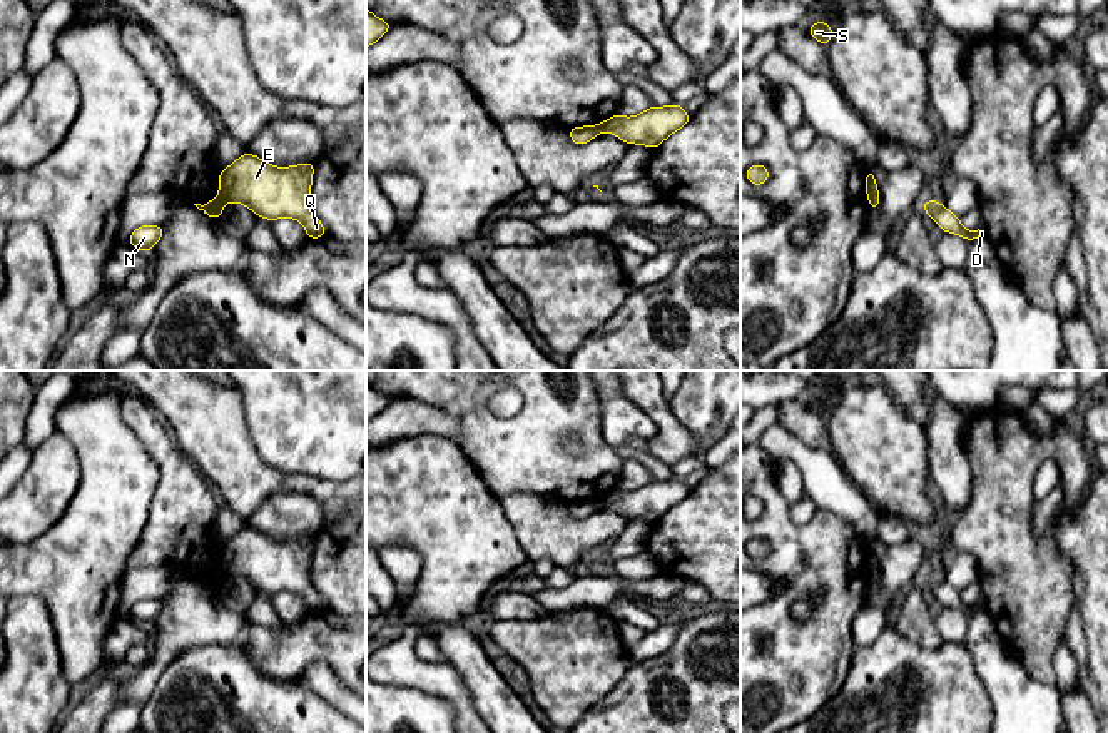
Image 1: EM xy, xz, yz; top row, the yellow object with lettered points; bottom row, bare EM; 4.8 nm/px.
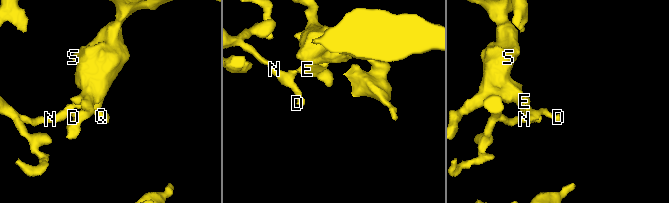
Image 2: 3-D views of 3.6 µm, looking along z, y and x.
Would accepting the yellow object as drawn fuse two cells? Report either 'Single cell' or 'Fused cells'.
Fused cells

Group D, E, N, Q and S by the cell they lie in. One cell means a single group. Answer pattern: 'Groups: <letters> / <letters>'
Groups: D N / E Q S

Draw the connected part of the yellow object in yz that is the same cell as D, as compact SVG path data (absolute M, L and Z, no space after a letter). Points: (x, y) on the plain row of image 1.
M926 574L921 581L929 591L941 601L943 606L961 609L966 616L974 614L978 611L986 611L986 601L981 599L978 604L964 604L959 591L949 586L938 574Z

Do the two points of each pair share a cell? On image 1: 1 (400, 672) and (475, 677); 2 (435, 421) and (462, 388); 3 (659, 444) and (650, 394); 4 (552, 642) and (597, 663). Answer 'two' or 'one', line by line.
1: two
2: two
3: one
4: one

